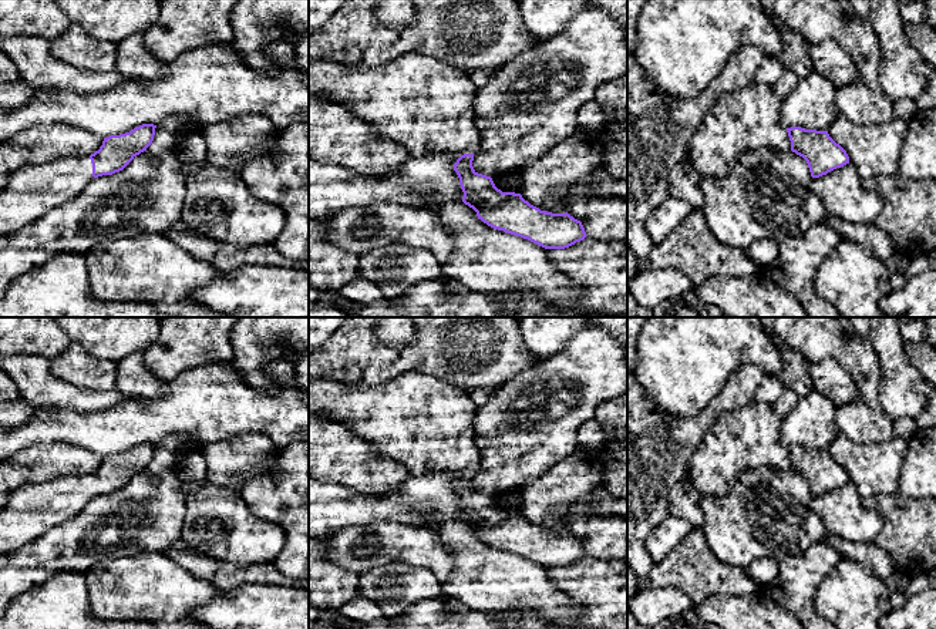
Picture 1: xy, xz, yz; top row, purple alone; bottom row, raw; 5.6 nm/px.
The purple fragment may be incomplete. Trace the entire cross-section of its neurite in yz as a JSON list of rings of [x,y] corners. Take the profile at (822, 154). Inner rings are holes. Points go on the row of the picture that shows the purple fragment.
[[[755,81],[743,90],[723,94],[704,115],[688,142],[687,155],[696,172],[700,176],[725,176],[744,152],[758,148],[795,152],[807,161],[812,178],[849,164],[846,151],[829,137],[828,131],[784,128],[780,122],[781,105],[782,101],[772,85]]]

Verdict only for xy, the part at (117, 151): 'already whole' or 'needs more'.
needs more

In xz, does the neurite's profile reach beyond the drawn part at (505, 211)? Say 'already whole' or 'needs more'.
needs more

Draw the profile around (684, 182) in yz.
[[[690,161],[677,164],[670,172],[670,196],[687,201],[693,209],[701,209],[700,178]]]

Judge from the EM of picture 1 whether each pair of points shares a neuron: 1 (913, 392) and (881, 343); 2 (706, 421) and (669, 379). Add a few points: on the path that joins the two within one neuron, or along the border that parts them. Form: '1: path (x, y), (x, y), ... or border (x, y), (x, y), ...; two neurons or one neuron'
1: path (902, 380), (891, 355); one neuron
2: border (723, 389), (693, 416), (670, 416), (665, 411); two neurons

